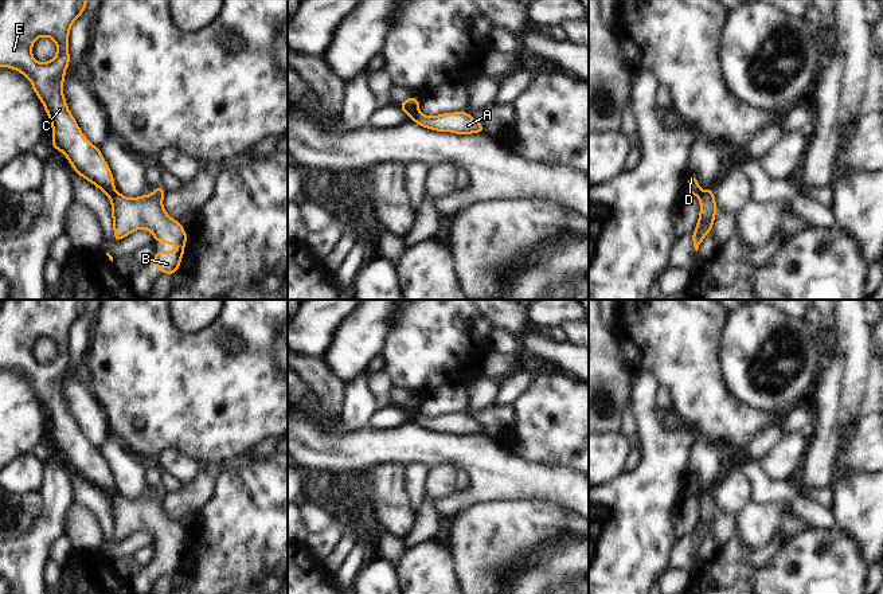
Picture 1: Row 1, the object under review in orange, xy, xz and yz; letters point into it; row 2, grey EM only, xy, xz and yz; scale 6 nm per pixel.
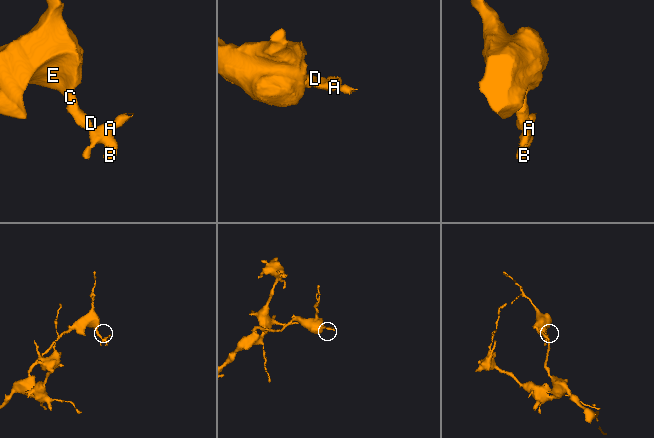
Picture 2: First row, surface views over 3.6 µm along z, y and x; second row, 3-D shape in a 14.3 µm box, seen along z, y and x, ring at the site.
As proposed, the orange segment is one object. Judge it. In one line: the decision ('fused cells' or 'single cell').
fused cells

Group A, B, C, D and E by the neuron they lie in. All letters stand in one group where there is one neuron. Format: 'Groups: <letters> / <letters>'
Groups: A B / C D E.

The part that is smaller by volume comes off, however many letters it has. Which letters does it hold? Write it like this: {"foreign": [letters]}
{"foreign": ["A", "B"]}

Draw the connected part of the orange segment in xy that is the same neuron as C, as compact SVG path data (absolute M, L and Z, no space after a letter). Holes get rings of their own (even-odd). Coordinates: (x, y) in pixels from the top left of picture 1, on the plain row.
M0 300L0 368L13 370L31 382L51 421L52 449L65 454L77 476L112 497L113 474L102 453L79 430L63 396L69 335L86 305L87 300ZM40 337L56 344L55 359L43 364L32 357L32 345Z

